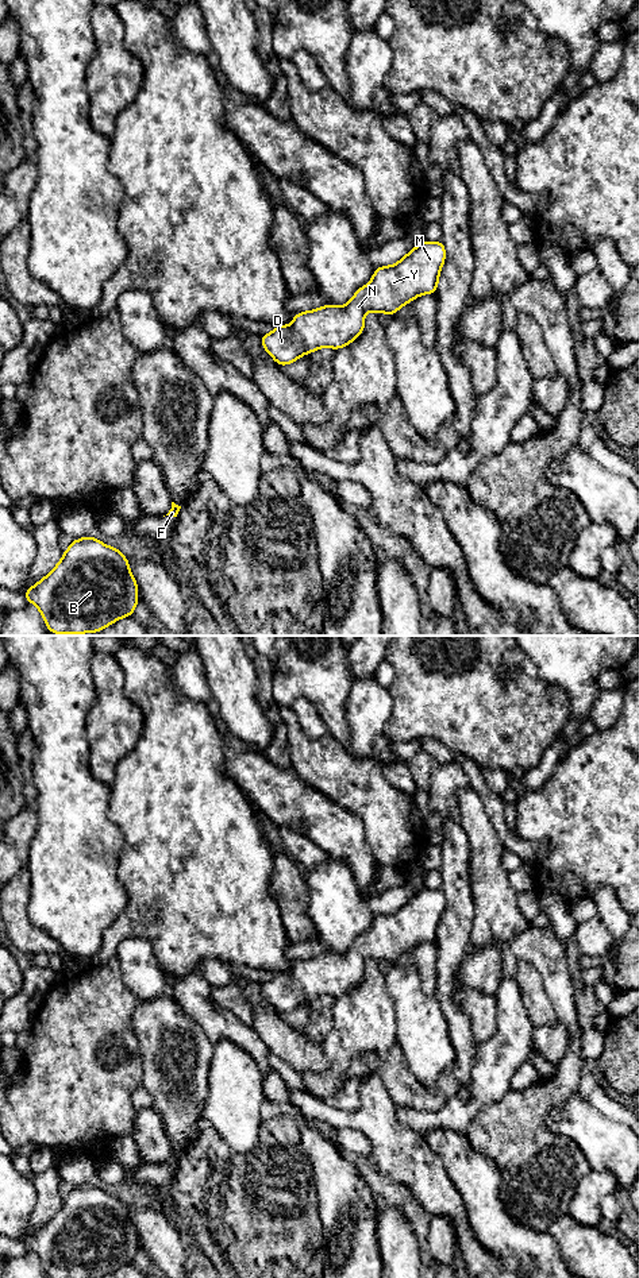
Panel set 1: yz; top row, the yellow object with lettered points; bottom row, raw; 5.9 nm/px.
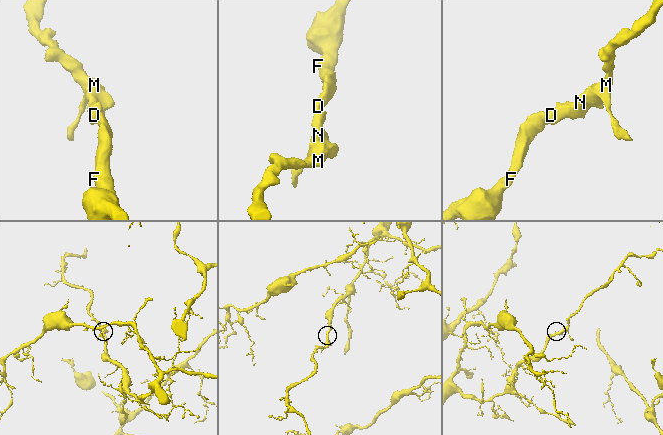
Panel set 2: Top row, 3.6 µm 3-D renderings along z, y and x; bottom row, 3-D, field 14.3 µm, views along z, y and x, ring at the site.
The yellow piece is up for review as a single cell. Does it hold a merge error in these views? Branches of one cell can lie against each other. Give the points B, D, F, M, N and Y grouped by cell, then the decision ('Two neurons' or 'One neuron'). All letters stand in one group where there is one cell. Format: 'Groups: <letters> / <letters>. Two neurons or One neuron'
Groups: B D F M N Y. One neuron

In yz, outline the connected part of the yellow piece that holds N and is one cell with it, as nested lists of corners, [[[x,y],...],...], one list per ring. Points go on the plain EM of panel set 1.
[[[424,888],[392,914],[376,915],[370,930],[359,935],[343,954],[324,953],[313,958],[296,961],[290,973],[277,973],[270,981],[259,984],[265,999],[278,1013],[292,1012],[305,1001],[319,996],[339,997],[353,991],[365,977],[365,961],[394,964],[397,958],[421,942],[436,942],[440,918],[446,908],[442,889]]]

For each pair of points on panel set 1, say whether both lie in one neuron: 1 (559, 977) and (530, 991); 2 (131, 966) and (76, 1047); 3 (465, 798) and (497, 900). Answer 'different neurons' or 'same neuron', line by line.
1: different neurons
2: different neurons
3: same neuron

